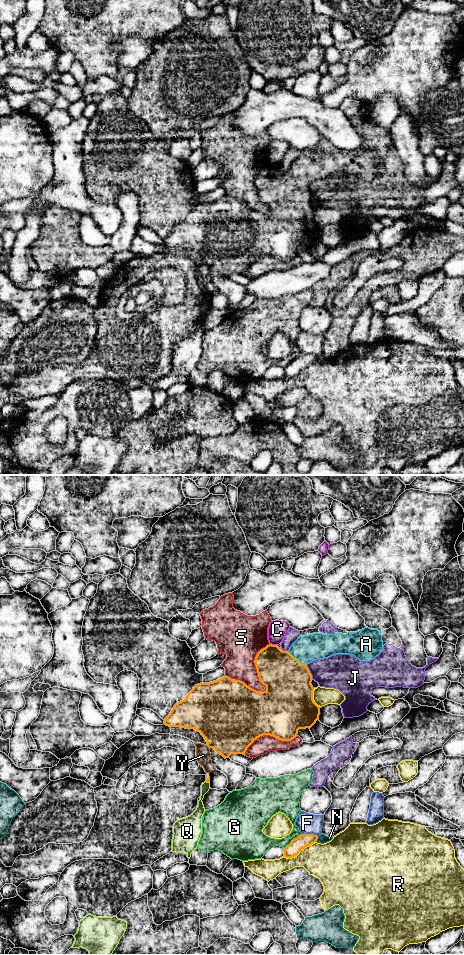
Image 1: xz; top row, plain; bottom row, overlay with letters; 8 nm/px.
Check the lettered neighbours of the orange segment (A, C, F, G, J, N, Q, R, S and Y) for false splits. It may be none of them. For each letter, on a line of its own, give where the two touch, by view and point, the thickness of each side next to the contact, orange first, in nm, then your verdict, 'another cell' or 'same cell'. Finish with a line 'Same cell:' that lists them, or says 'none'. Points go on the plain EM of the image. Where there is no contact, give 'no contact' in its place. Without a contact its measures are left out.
A: contact xz (297, 179); calibres 360 and 220 nm; same cell
C: contact xz (274, 165); calibres 340 and 150 nm; another cell
F: contact xz (310, 354); calibres 110 and 160 nm; another cell
G: contact xz (293, 359); calibres 110 and 140 nm; another cell
J: contact xz (309, 192); calibres 380 and 280 nm; another cell
N: contact xz (317, 358); calibres 110 and 70 nm; another cell
Q: contact xz (207, 301); calibres 30 and 70 nm; same cell
R: contact xz (299, 371); calibres 110 and 300 nm; another cell
S: contact xz (264, 204); calibres 420 and 220 nm; another cell
Y: contact xz (208, 266); calibres 480 and 120 nm; another cell
Same cell: A, Q

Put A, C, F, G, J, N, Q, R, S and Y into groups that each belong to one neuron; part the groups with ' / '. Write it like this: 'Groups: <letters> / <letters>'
Groups: A Q / C / F / G / J / N / R / S / Y

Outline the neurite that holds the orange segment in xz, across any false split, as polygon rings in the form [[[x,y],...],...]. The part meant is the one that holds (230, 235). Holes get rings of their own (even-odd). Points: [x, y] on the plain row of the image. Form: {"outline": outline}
{"outline": [[[368,147],[347,154],[313,153],[300,156],[288,171],[281,170],[278,165],[269,164],[257,173],[254,180],[259,201],[266,206],[265,211],[256,211],[244,202],[228,196],[223,196],[213,202],[200,203],[193,207],[184,220],[174,225],[170,234],[164,239],[164,244],[169,247],[194,249],[200,252],[207,266],[213,268],[225,279],[231,274],[245,275],[247,268],[263,255],[270,255],[281,261],[291,261],[297,256],[299,249],[310,249],[319,240],[321,227],[313,220],[314,208],[311,204],[313,199],[307,184],[336,174],[350,174],[360,181],[370,181],[378,176],[382,169],[381,152]]]}

